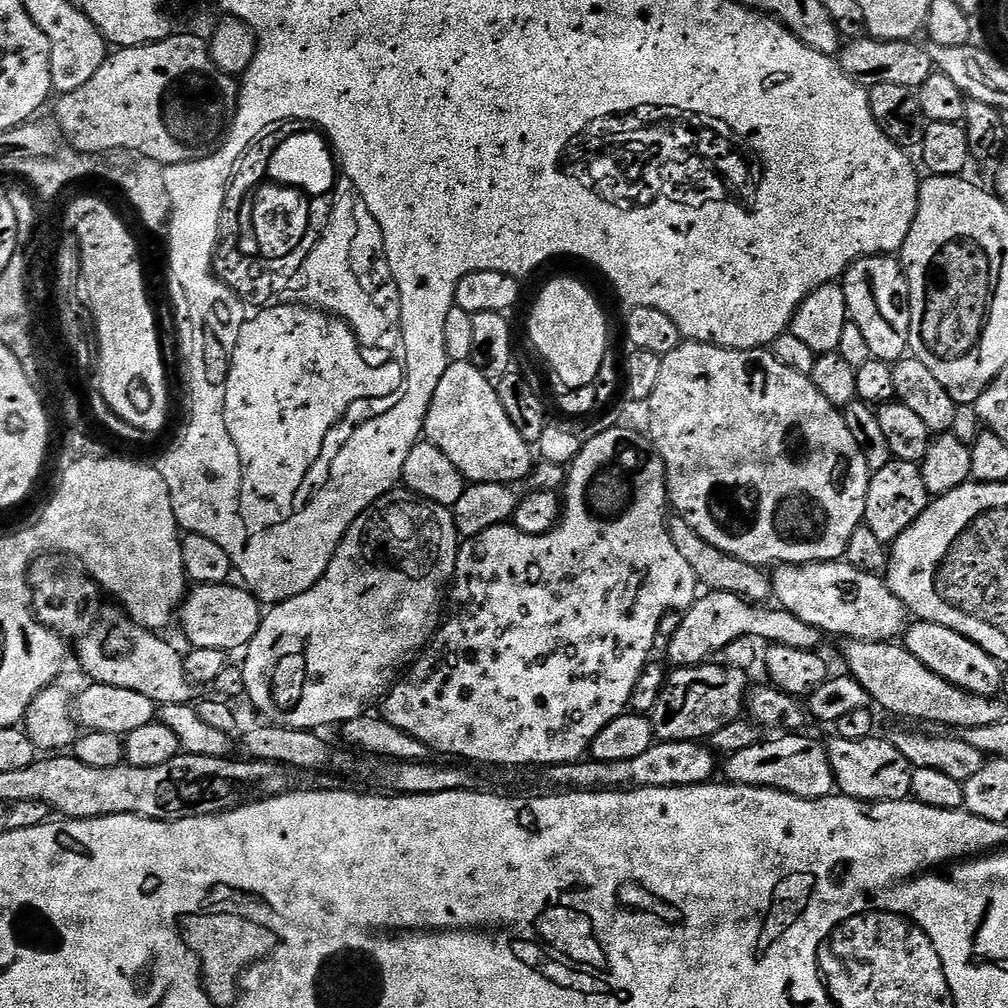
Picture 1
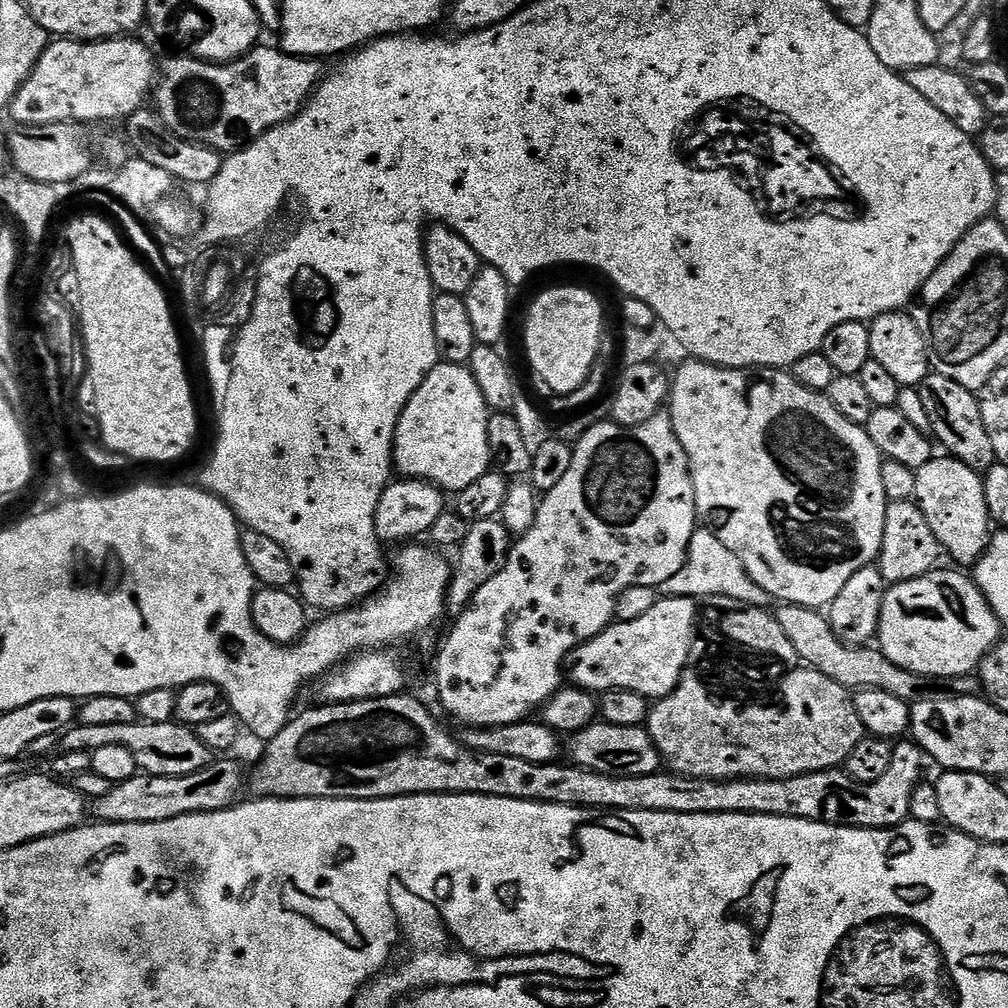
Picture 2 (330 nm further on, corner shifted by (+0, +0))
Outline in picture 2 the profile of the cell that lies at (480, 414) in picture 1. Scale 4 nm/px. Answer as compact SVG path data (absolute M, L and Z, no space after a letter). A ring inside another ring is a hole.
M437 363L400 415L392 447L395 471L409 480L427 480L452 494L460 492L490 470L492 455L486 438L489 415L471 367Z

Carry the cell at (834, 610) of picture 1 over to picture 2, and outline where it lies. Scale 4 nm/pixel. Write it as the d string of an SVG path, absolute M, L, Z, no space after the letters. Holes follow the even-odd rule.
M940 571L893 584L885 591L878 613L878 647L883 659L917 676L966 676L975 673L987 653L1001 642L1002 625L971 575Z

